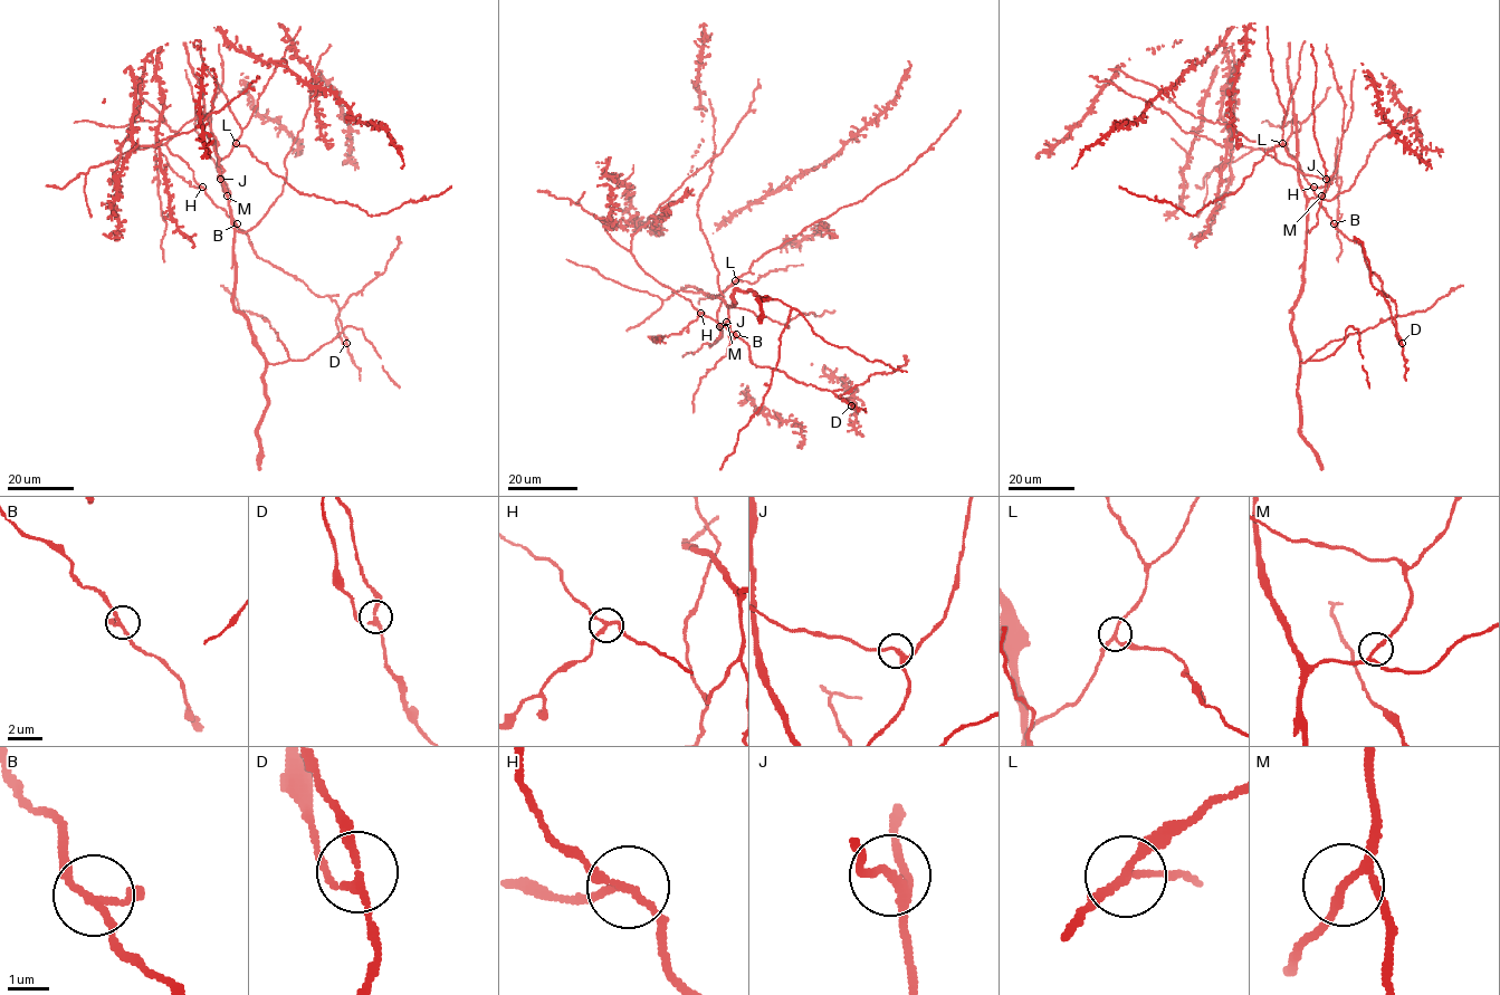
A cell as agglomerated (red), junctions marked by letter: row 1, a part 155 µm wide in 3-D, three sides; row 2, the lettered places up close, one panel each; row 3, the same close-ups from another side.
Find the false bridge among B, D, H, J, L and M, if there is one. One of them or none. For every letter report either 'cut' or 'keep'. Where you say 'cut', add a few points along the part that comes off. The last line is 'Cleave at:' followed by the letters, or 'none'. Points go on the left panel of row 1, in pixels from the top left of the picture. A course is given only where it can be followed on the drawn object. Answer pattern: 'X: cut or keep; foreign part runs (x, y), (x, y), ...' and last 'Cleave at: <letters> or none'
B: keep
D: keep
H: cut; foreign part runs (202, 187), (191, 187), (155, 149), (161, 216), (165, 223), (160, 246), (164, 261)
J: keep
L: keep
M: keep
Cleave at: H

